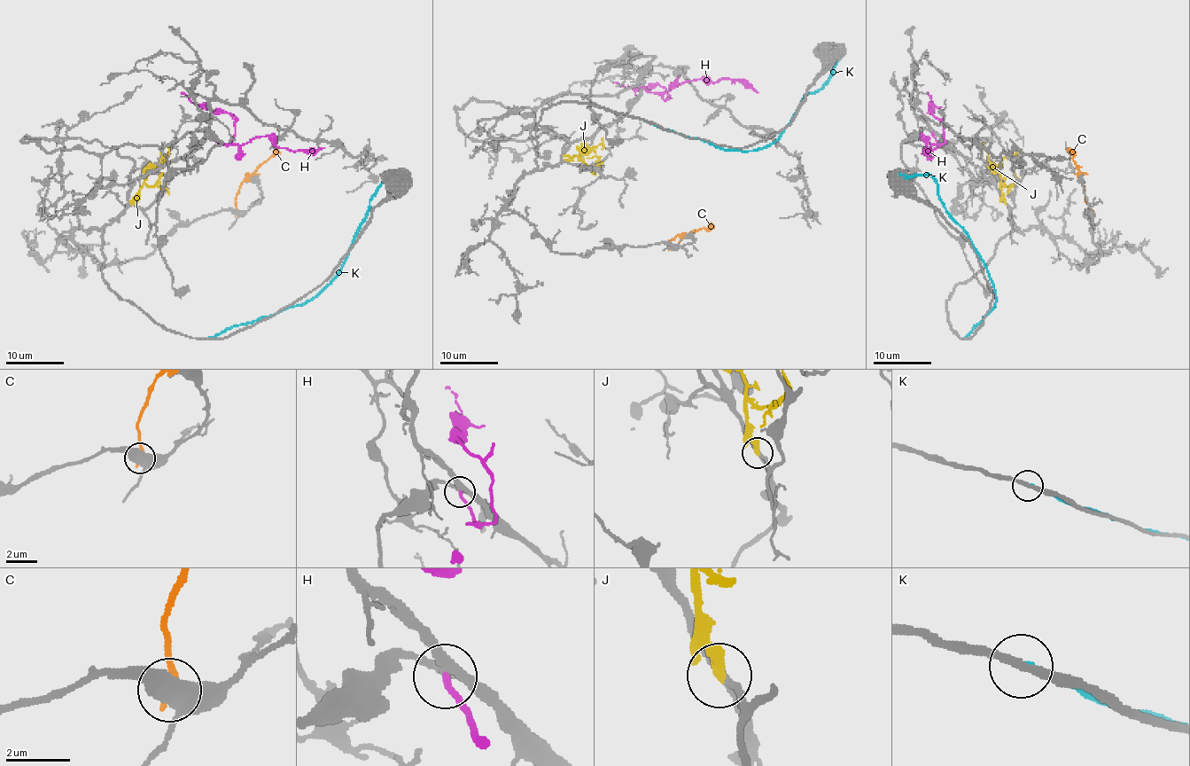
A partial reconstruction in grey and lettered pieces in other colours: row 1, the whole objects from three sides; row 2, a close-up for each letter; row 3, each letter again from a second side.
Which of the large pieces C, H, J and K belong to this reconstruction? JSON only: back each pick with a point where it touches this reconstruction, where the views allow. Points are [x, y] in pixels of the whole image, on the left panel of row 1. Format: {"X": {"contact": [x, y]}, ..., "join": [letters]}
{"H": {"contact": [208, 132]}, "join": ["H"]}

